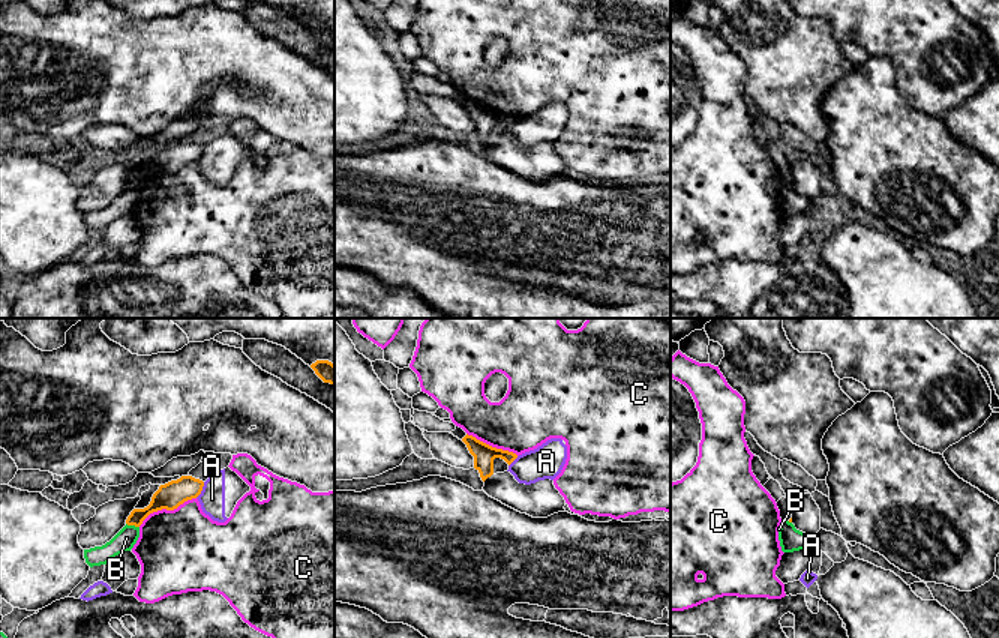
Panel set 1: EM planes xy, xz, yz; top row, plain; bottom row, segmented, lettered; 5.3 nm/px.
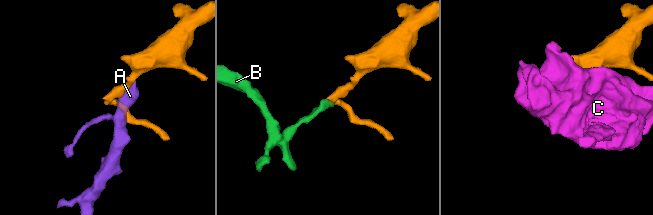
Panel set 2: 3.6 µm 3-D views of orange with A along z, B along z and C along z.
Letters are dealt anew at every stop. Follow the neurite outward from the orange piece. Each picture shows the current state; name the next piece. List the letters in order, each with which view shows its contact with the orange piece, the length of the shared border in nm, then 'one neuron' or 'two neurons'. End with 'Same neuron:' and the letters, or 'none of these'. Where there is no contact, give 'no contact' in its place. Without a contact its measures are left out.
A: xy | 100 nm | two neurons
B: xy | 80 nm | two neurons
C: xy | 340 nm | two neurons
Same neuron: none of these

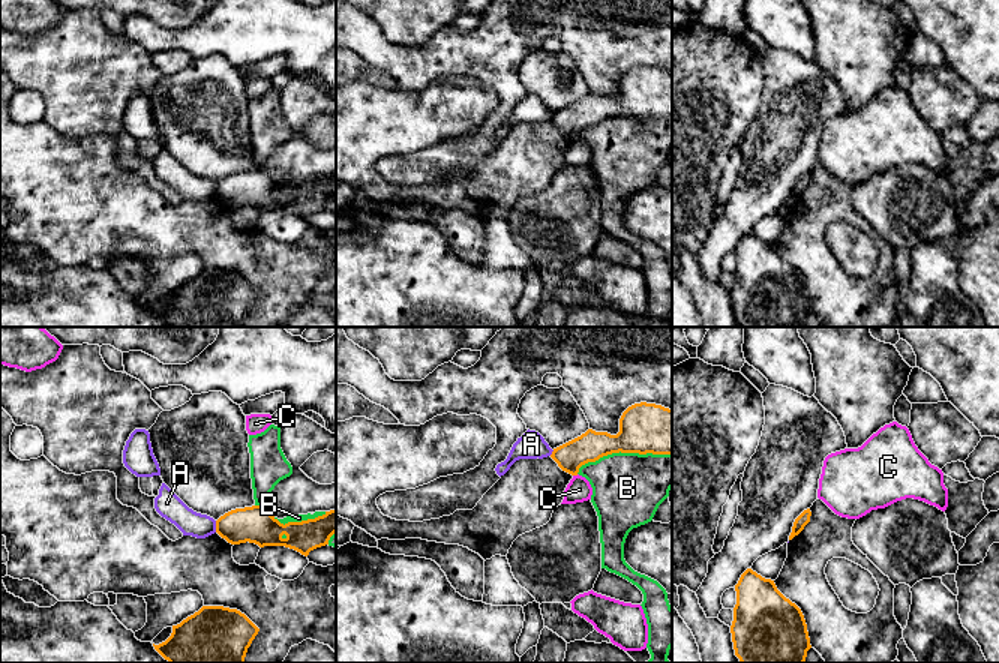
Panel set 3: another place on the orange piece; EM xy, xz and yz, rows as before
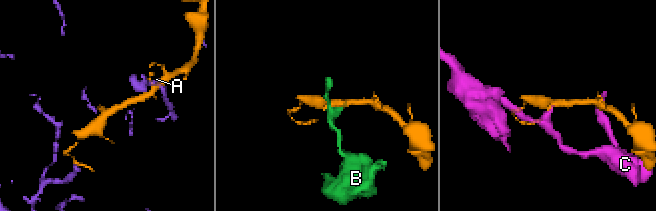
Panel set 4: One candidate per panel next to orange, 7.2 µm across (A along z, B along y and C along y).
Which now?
A: xy | 60 nm | two neurons
B: xz | 500 nm | two neurons
C: xz | 30 nm | two neurons
Same neuron: none of these

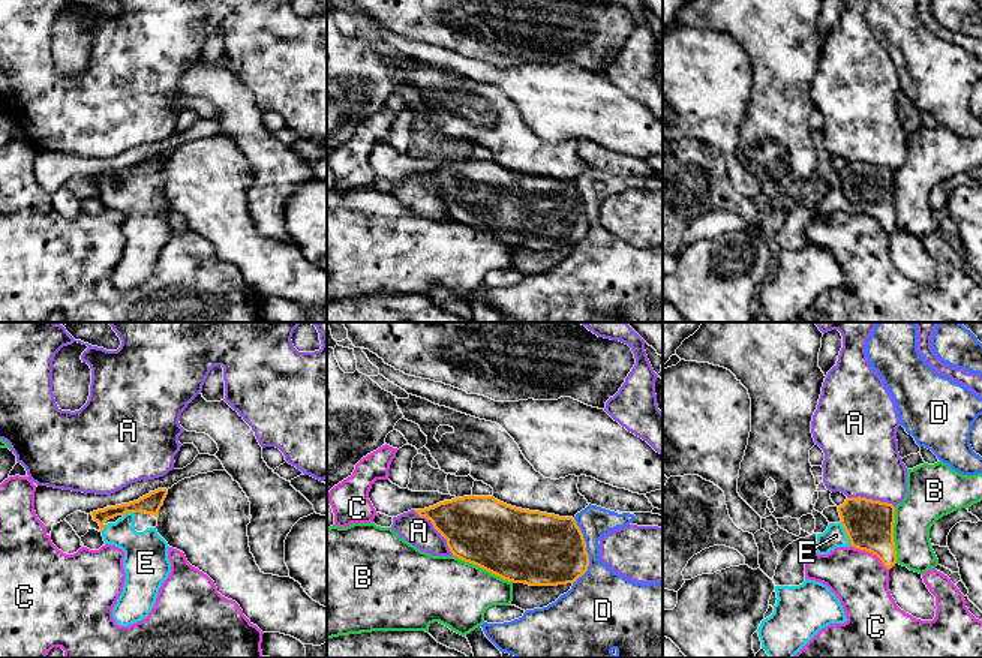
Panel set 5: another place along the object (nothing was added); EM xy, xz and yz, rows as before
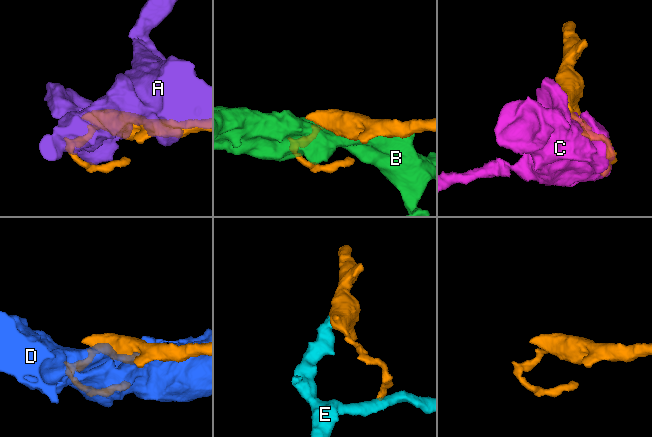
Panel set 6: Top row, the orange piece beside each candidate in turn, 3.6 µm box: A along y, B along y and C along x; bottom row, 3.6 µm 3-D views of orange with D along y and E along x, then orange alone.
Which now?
A: xz | 340 nm | two neurons
B: xz | 360 nm | two neurons
C: yz | 240 nm | two neurons
D: xz | 360 nm | two neurons
E: yz | 140 nm | one neuron
Same neuron: E

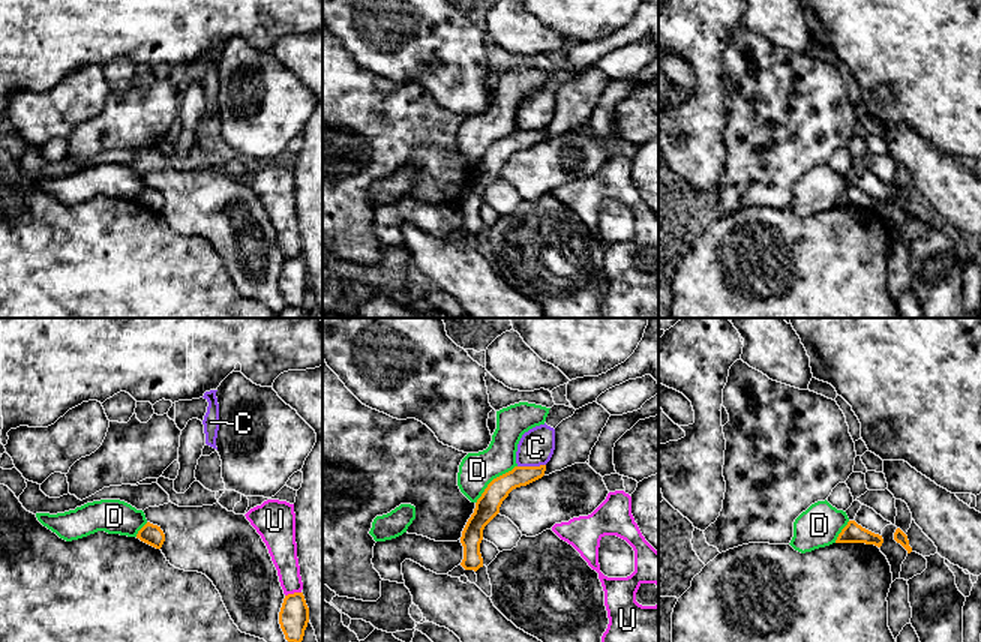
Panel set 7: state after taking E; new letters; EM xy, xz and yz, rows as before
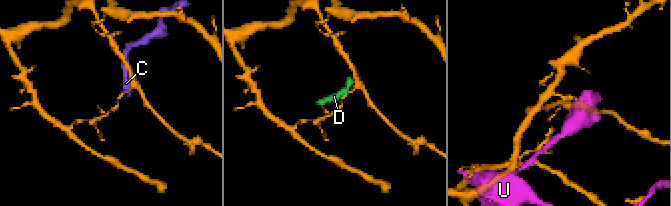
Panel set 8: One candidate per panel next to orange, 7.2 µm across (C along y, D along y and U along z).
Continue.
C: xz | 150 nm | two neurons
D: xz | 300 nm | two neurons
U: xy | 90 nm | two neurons
Same neuron: none of these

